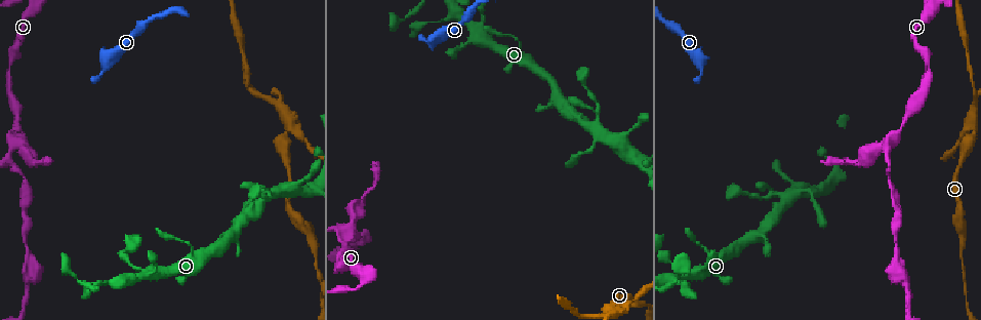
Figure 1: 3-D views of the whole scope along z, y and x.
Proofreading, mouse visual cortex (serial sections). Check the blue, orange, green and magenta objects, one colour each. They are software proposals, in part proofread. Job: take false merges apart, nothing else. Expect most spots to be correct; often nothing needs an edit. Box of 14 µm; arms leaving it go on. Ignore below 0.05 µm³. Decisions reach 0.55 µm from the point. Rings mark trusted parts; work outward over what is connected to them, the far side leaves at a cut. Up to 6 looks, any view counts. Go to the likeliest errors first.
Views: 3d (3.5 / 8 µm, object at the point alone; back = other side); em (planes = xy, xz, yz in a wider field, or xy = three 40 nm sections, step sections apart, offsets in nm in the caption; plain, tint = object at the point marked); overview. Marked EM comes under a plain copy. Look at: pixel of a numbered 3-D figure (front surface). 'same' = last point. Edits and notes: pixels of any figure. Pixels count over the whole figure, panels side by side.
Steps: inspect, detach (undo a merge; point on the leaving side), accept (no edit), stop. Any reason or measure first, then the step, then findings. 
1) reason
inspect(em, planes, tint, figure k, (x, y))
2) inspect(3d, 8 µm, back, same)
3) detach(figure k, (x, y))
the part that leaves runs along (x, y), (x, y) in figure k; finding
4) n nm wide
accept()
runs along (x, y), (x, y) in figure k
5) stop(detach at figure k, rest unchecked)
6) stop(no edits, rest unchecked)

branch point
inspect(3d, 3.5 µm, figure 1, (898, 261))

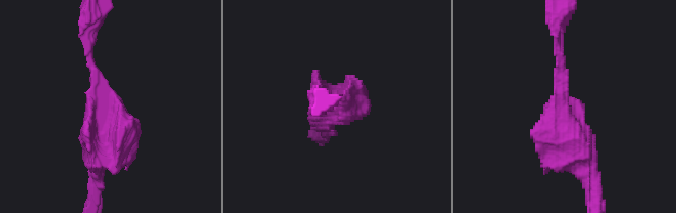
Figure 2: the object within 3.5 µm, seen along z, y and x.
now the EM
inspect(em, xy, step 5, tint, figure 2, (97, 114))

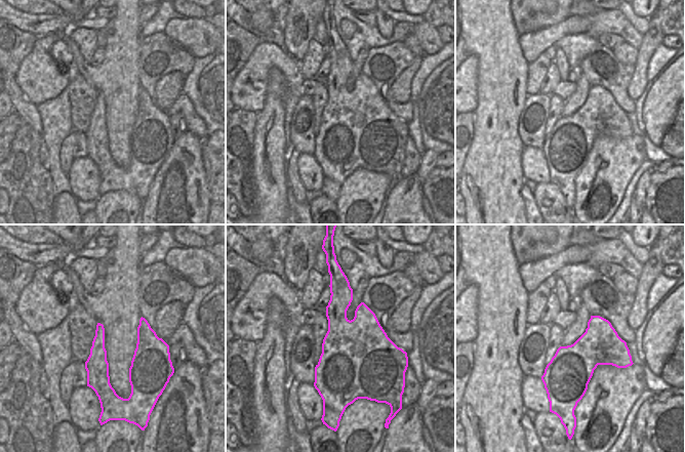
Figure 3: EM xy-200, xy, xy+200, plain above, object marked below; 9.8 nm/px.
accept()
runs along (557, 43), (562, 116), (589, 175) in figure 2; continuous, no second cell

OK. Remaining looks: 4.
thin neck
inspect(3d, 3.5 µm, figure 1, (265, 188))

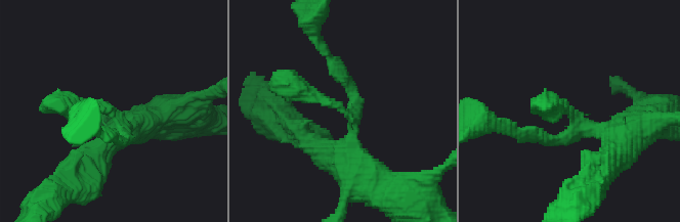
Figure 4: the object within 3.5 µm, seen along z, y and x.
arms of 200, 300, 350 nm
accept()
runs along (624, 144), (542, 103) in figure 4; continuous, no second cell

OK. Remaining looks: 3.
calibre changes
inspect(3d, 3.5 µm, figure 1, (104, 64))

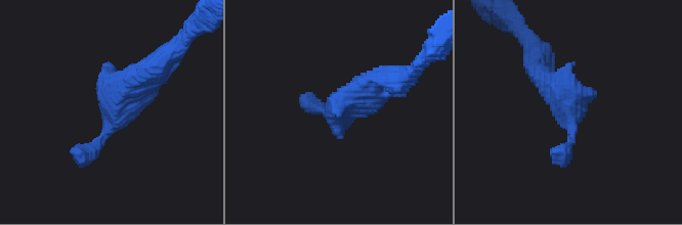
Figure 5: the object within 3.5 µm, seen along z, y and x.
shape alone is not enough
inspect(em, xy, step 1, tint, figure 5, (570, 116))

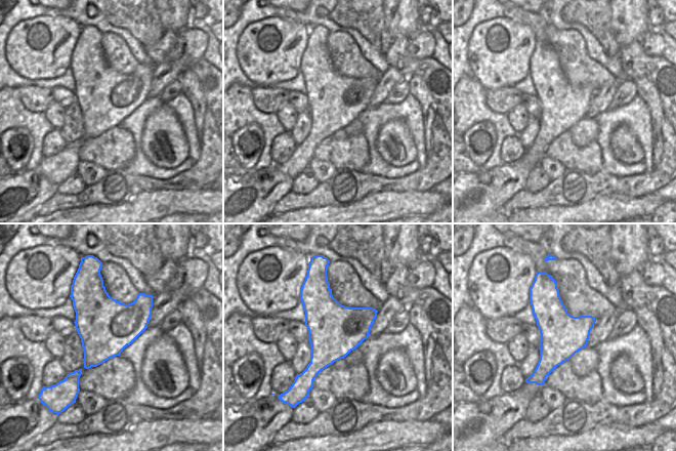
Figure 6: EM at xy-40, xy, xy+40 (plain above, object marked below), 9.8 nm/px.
accept()
runs along (151, 69), (97, 144), (72, 150) in figure 5; all the same cell

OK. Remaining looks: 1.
stop(no edits, rest unchecked)

